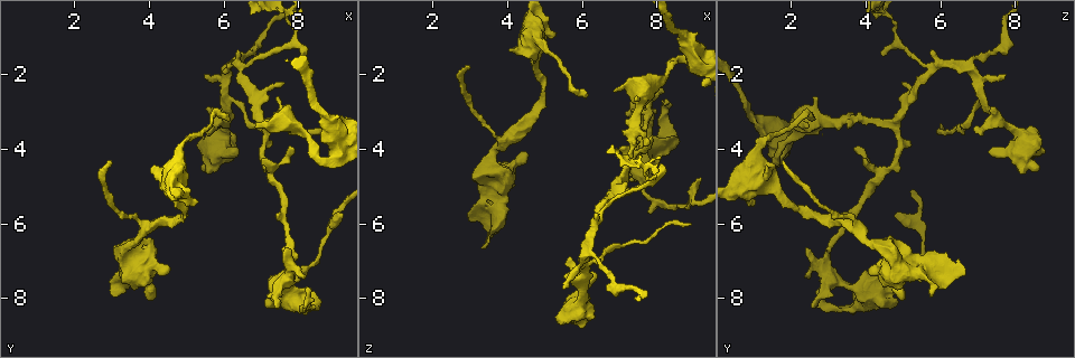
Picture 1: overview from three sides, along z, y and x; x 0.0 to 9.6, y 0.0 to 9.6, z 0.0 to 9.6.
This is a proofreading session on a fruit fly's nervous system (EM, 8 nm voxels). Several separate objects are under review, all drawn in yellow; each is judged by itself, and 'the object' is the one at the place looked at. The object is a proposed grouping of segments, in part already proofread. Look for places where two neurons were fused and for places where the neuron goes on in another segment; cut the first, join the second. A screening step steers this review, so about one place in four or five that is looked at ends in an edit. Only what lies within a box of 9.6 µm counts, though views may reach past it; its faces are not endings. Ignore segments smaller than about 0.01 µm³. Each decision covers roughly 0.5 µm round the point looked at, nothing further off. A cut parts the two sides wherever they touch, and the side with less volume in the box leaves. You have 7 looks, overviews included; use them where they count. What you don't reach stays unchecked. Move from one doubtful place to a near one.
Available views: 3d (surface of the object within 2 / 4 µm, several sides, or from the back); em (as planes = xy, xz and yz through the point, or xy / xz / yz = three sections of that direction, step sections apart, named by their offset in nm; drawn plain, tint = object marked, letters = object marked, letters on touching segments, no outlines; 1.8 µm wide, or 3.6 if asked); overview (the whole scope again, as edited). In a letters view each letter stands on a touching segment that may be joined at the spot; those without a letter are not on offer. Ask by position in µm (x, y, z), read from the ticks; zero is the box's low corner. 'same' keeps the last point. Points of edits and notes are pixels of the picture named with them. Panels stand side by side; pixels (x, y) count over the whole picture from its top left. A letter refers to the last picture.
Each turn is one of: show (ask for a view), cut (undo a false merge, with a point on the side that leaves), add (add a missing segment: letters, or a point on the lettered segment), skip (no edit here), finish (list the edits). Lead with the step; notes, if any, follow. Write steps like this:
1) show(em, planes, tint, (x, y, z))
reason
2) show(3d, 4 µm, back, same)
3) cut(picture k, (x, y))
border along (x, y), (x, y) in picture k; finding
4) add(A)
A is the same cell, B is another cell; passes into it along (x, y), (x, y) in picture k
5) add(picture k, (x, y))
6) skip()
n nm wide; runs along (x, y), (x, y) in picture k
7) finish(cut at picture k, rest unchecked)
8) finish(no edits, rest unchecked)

show(3d, 2 µm, (7.40, 8.30, 2.55))
thin end

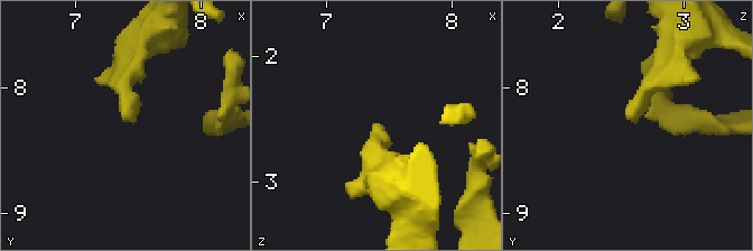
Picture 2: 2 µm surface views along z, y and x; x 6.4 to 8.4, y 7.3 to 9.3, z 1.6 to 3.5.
show(em, planes, letters, (7.48, 8.28, 2.62))
shape alone is not enough

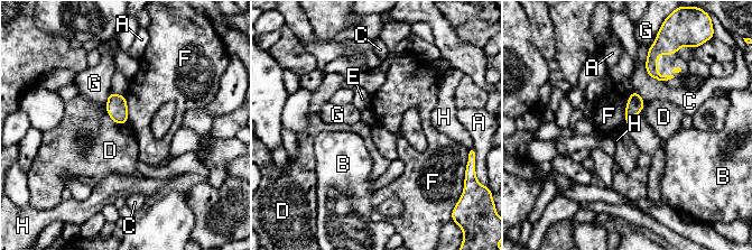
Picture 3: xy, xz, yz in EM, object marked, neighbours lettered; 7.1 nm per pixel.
skip()
A, B, C, D, E, F, G and H are other cells; border along (630, 94), (625, 108), (625, 122) in picture 3; no lettered segment goes on from it

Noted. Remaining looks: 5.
show(em, planes, letters, (3.35, 7.30, 6.70))
an open end

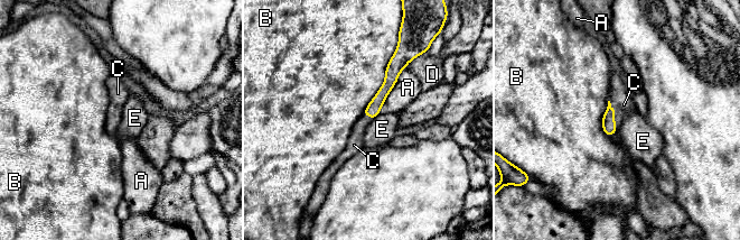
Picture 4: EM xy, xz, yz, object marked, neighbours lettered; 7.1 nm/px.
add(C)
B touches over 550 nm; C is the same cell, A, B, D and E are other cells; passes into it along (609, 128), (614, 118), (624, 104) in picture 4; the neuron continues

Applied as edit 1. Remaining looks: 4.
show(em, xz, step 4, tint, (7.30, 4.75, 4.40))
abrupt turn

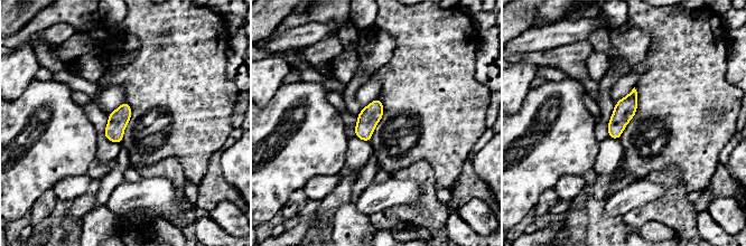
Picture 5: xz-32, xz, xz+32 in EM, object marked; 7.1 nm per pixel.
show(em, planes, letters, same)

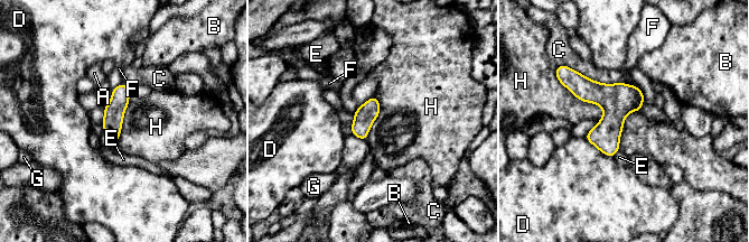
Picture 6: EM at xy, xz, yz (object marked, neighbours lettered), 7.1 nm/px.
skip()
140 nm wide; A, B, C, D, E, F, G and H are other cells; one neuron here

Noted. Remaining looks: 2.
finish(add at picture 4, rest unchecked)

